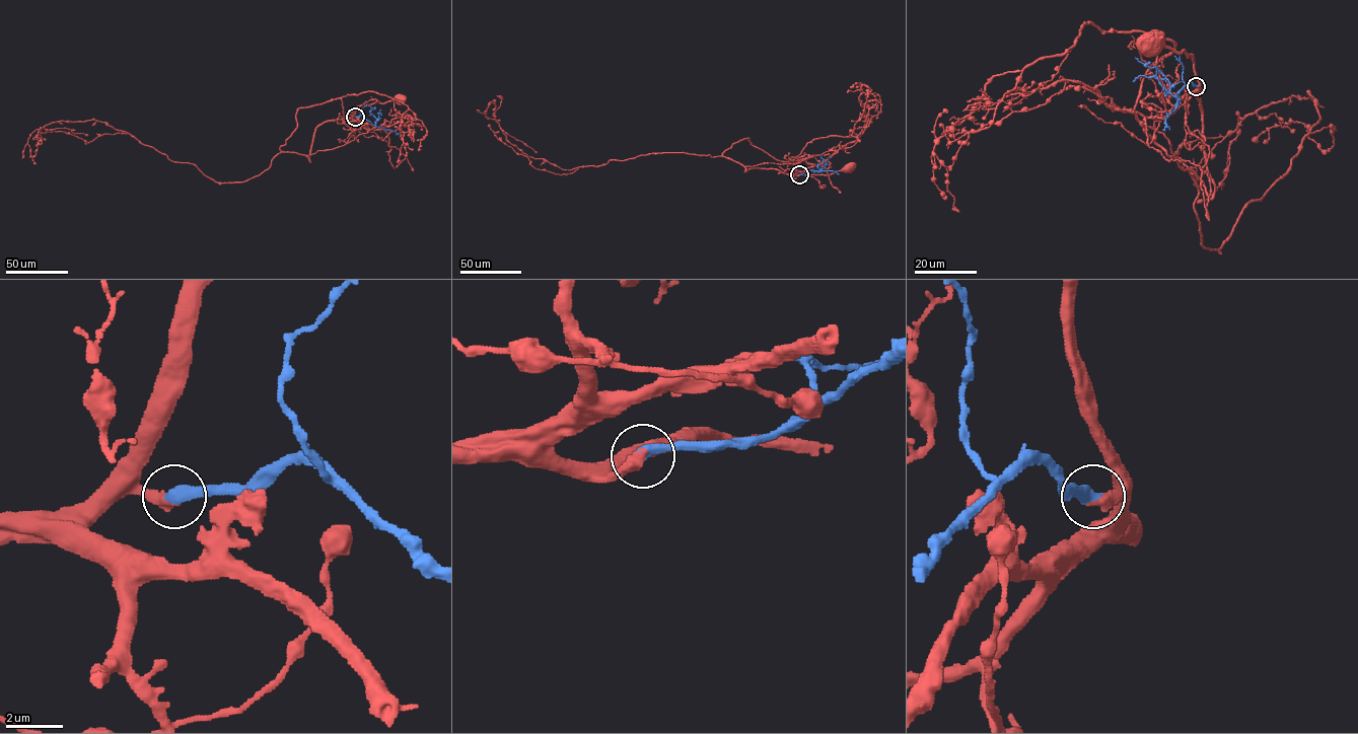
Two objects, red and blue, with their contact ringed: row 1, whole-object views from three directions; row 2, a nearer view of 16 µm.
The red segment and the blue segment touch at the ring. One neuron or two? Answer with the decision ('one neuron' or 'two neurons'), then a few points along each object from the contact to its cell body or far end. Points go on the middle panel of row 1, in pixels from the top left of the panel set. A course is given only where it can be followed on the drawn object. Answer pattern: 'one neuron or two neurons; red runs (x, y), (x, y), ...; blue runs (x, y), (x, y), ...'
one neuron; red runs (799, 174), (832, 174), (850, 167); blue runs (799, 174), (810, 170), (819, 172), (822, 169), (816, 164), (823, 159), (819, 154)

